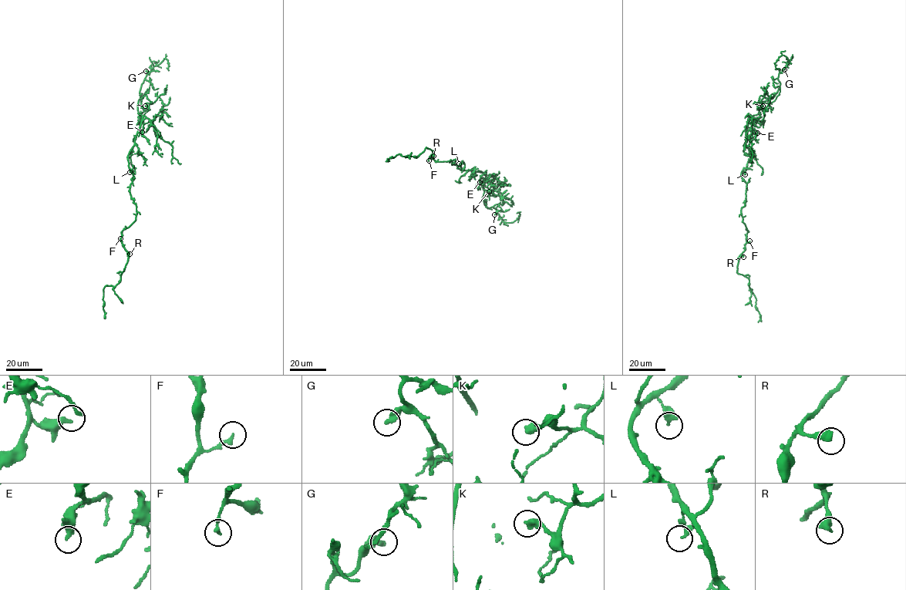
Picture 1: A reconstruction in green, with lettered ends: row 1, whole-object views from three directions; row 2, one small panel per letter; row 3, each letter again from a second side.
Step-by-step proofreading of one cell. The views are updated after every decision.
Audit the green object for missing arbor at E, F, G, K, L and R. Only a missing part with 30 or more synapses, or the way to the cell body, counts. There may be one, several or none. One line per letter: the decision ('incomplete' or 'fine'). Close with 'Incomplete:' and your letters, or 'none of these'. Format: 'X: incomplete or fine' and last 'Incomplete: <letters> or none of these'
E: incomplete
F: fine
G: fine
K: fine
L: fine
R: fine
Incomplete: E

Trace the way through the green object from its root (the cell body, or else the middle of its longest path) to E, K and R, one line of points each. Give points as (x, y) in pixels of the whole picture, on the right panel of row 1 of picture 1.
E: (742, 180), (741, 173), (746, 169), (750, 157), (747, 129), (750, 119), (752, 121), (752, 132), (757, 133)
K: (742, 180), (741, 173), (750, 157), (748, 122), (769, 99), (761, 96), (759, 101), (762, 106)
R: (742, 180), (746, 183), (746, 190), (741, 214), (748, 231), (745, 250), (740, 255), (743, 257)

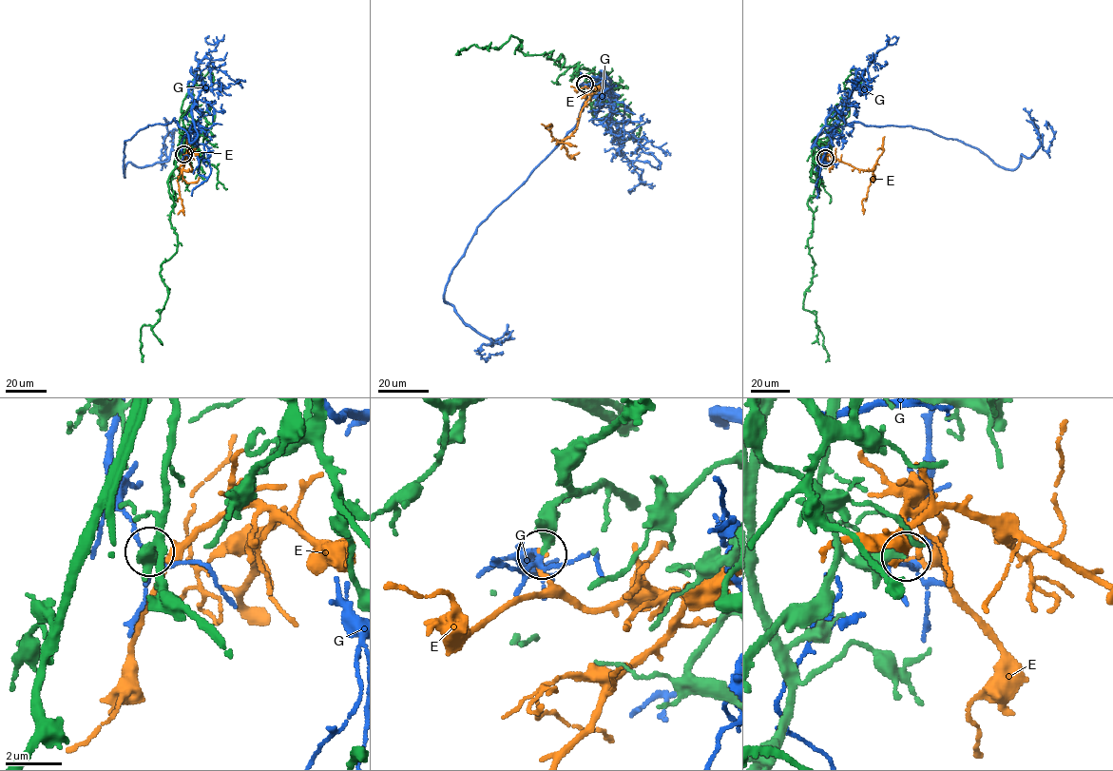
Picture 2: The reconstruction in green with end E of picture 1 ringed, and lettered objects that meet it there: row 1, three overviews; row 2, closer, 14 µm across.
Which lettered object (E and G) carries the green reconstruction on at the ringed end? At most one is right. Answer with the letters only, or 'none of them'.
none of them

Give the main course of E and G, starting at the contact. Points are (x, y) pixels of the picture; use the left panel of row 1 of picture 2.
E: (183, 154), (194, 152), (189, 162), (192, 169), (182, 170), (178, 181), (183, 208), (178, 214)
G: (183, 154), (192, 122), (191, 143), (174, 118), (147, 125), (124, 177), (169, 141)

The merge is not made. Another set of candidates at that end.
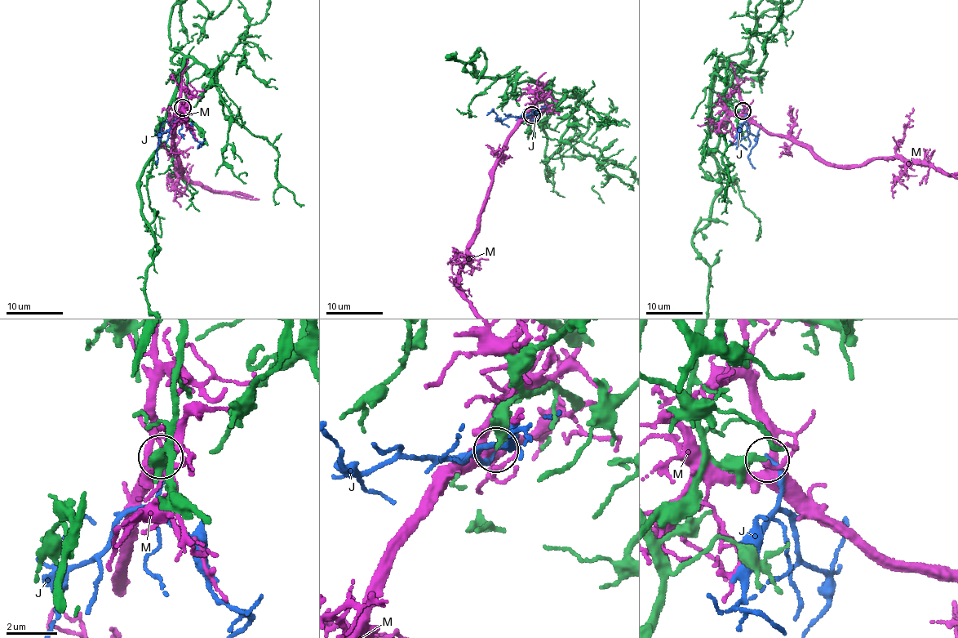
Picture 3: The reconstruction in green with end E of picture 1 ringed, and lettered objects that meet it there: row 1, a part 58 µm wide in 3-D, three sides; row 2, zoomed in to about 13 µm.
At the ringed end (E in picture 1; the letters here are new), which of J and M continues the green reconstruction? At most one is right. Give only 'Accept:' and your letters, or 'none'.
Accept: J

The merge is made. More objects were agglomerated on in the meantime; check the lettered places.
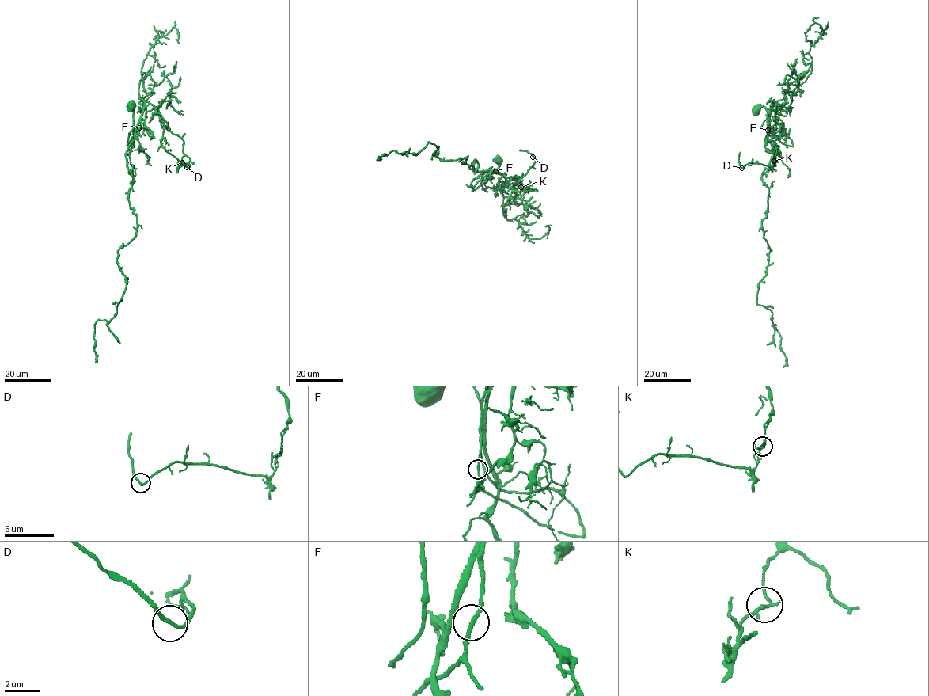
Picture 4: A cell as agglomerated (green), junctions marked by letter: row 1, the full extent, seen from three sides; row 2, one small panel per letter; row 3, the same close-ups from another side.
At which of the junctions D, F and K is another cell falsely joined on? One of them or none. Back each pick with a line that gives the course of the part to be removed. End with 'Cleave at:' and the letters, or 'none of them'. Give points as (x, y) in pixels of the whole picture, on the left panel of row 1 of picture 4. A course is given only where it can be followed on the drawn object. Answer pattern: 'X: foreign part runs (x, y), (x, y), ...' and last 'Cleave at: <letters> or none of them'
K: foreign part runs (182, 162), (179, 167), (188, 163), (190, 165), (188, 167), (165, 150)
Cleave at: K

